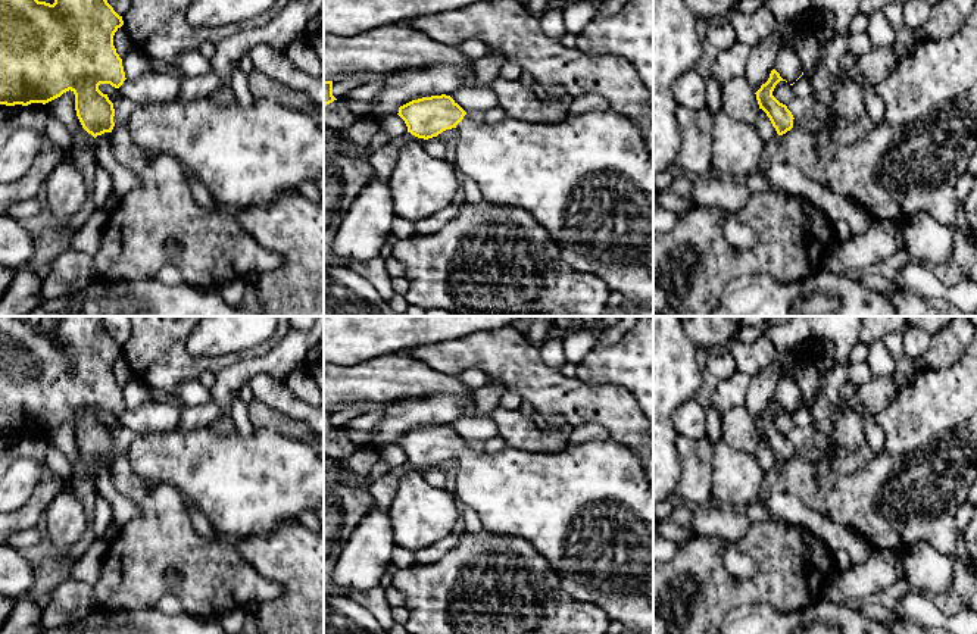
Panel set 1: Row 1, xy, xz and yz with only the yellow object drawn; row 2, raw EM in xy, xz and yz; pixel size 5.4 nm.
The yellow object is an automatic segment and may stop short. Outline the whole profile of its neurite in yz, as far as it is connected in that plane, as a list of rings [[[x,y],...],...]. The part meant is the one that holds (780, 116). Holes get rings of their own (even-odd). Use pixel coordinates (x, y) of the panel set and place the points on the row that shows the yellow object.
[[[772,69],[768,81],[765,84],[762,84],[761,88],[755,93],[759,109],[762,109],[767,113],[767,116],[770,118],[770,121],[778,135],[786,134],[787,131],[790,131],[796,125],[803,125],[805,131],[808,134],[817,137],[820,131],[823,131],[825,128],[833,128],[836,125],[833,116],[830,116],[824,121],[820,121],[820,119],[806,121],[805,119],[803,122],[797,122],[793,118],[792,112],[787,109],[787,106],[780,103],[772,96],[772,91],[780,81],[786,81],[786,79],[783,79],[780,76],[780,74],[775,69]]]

